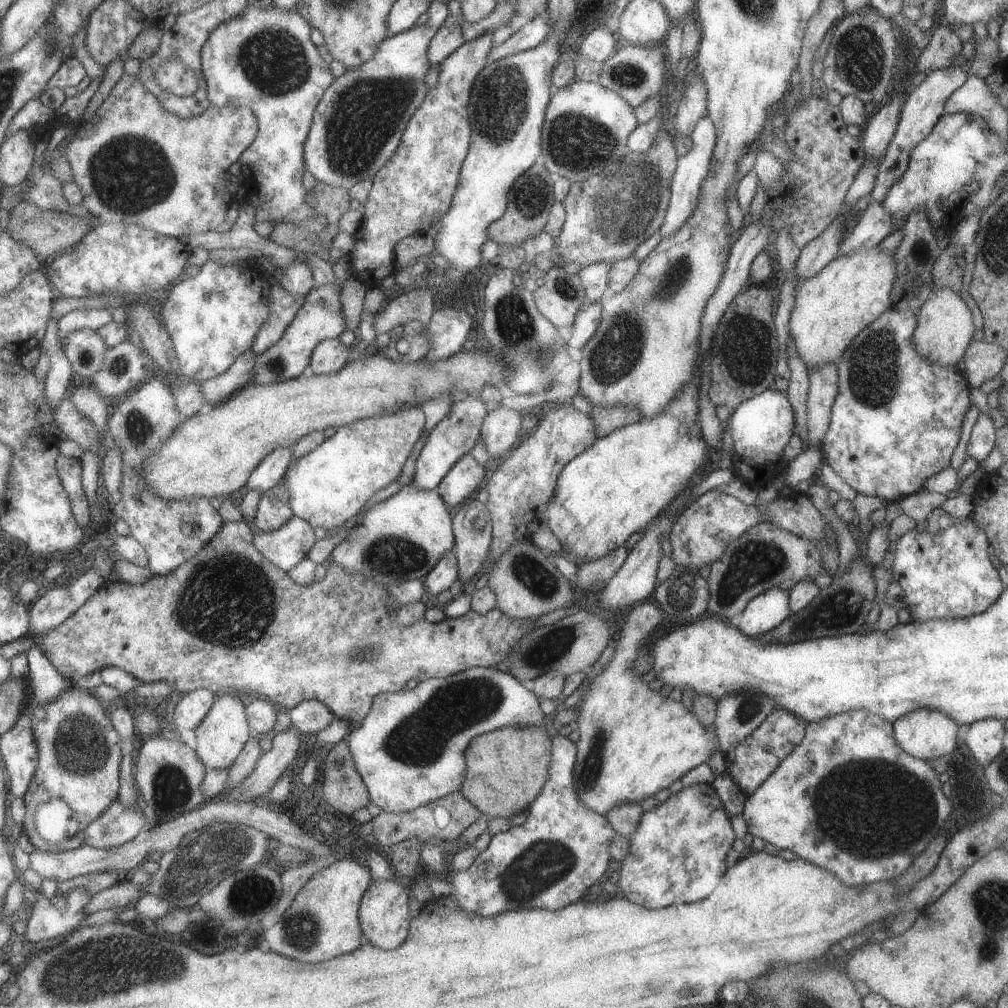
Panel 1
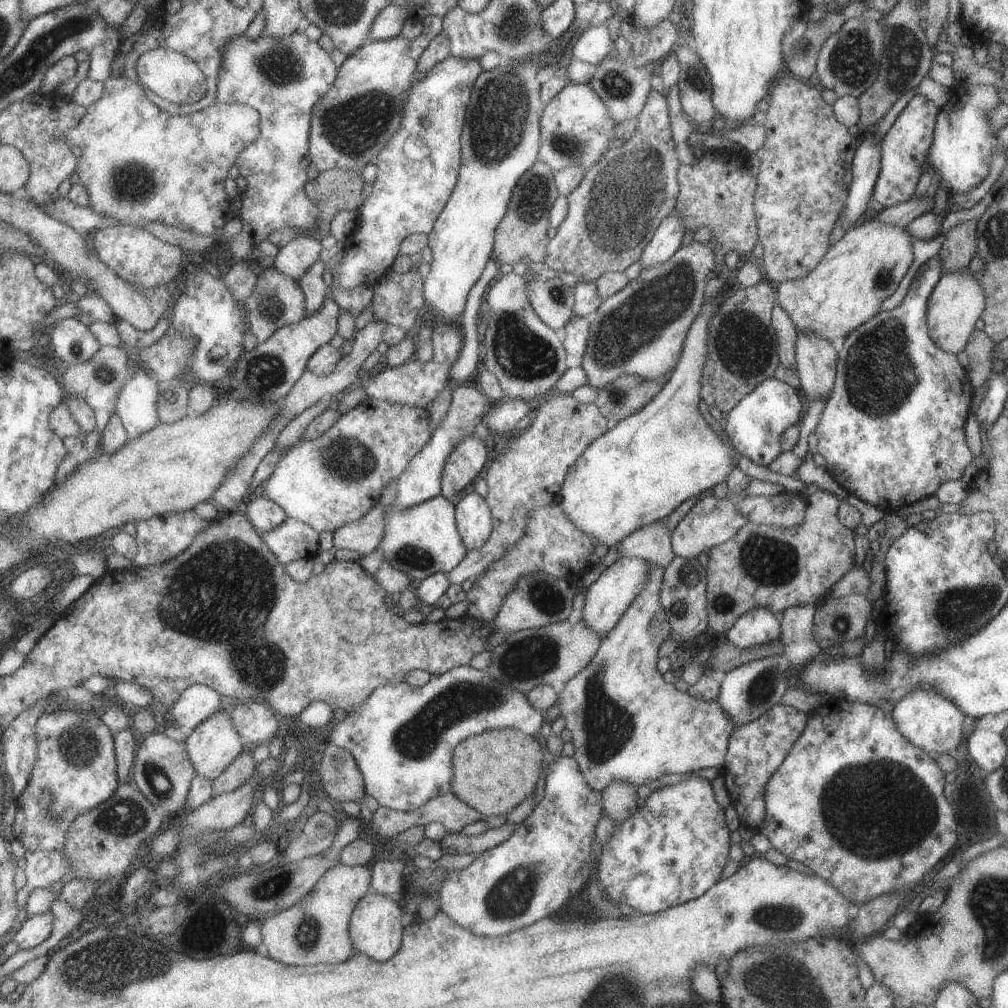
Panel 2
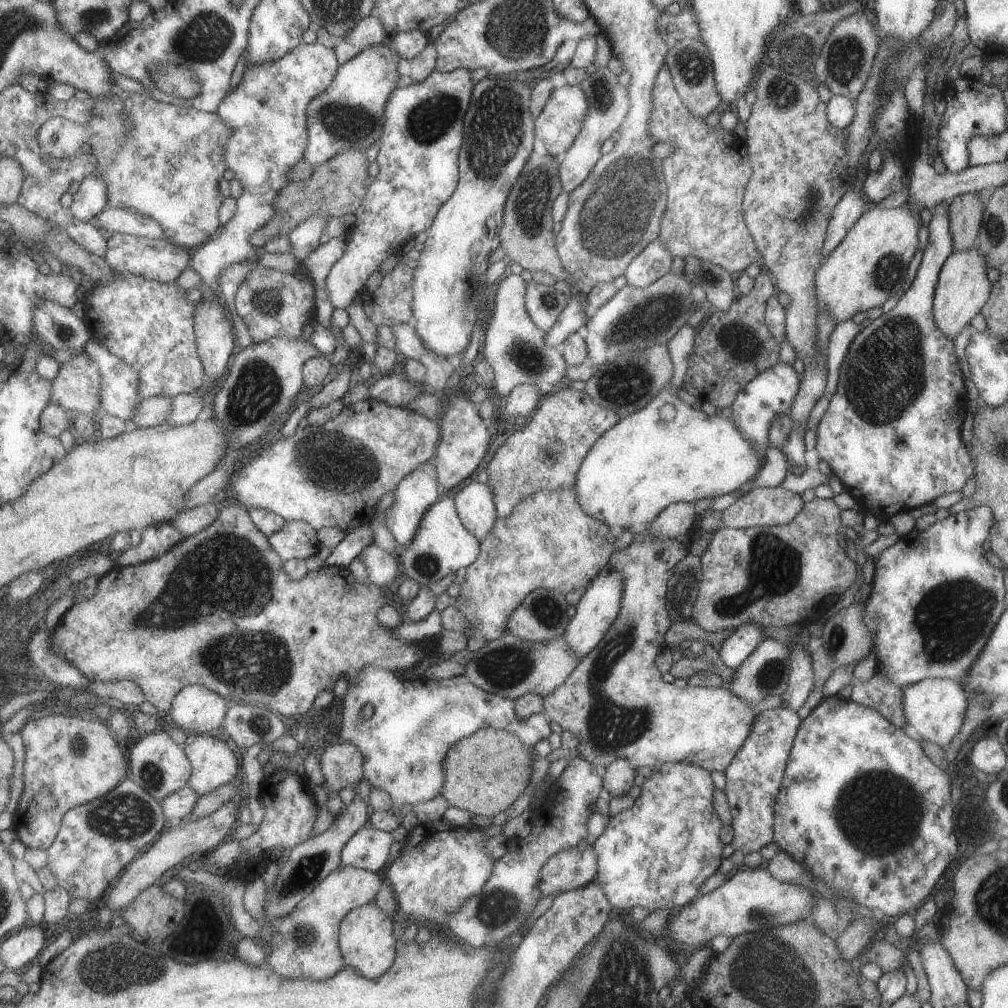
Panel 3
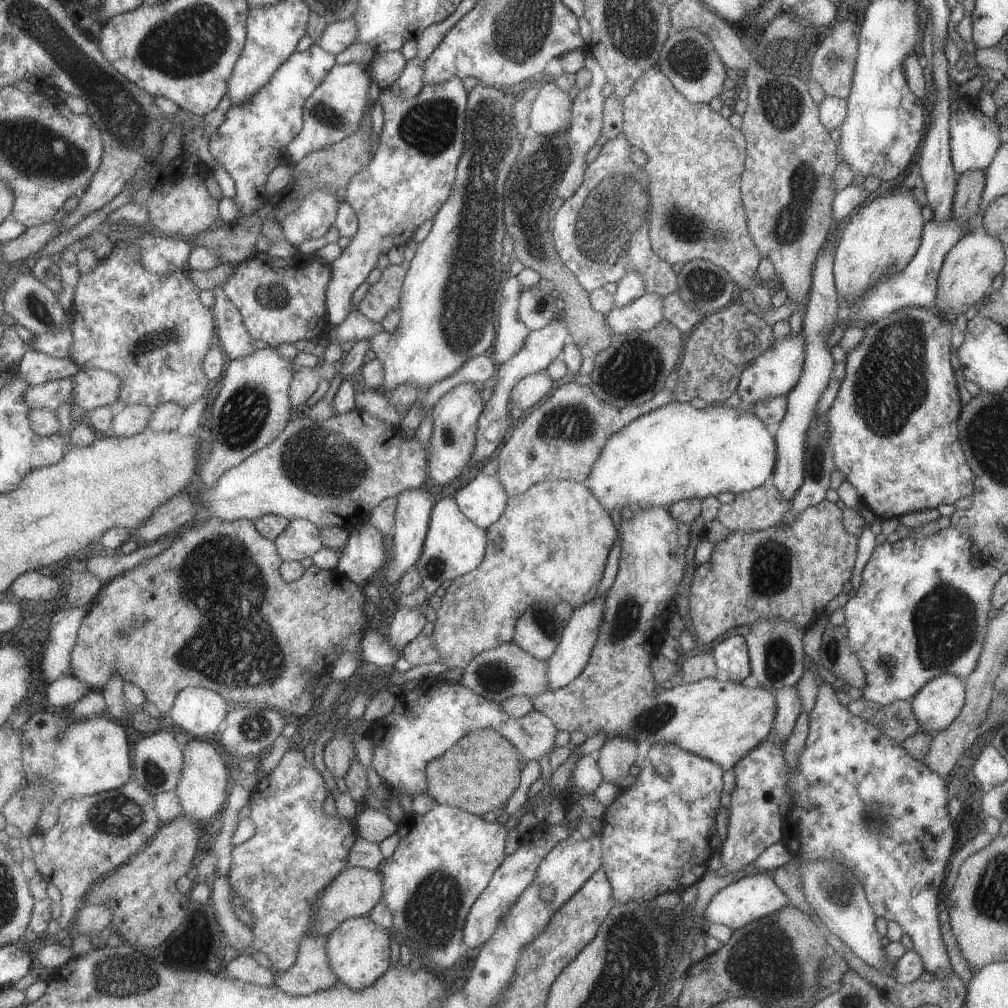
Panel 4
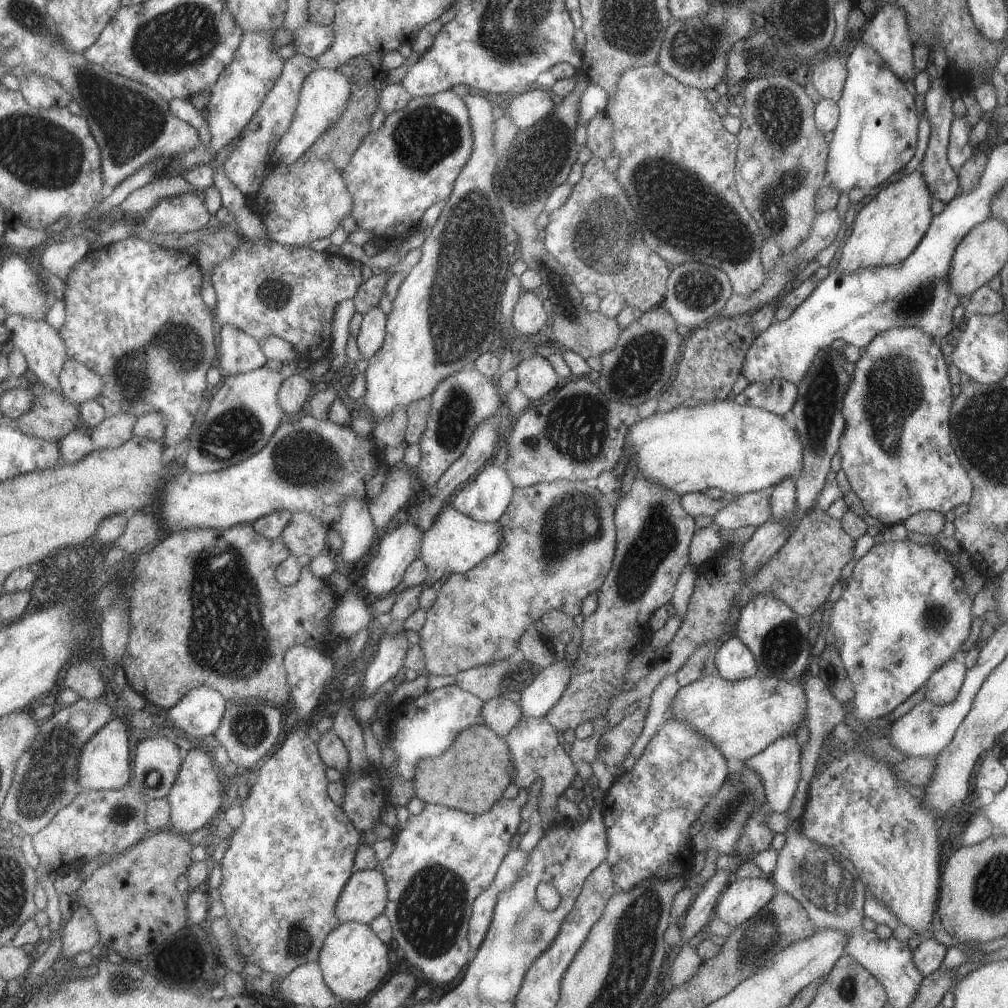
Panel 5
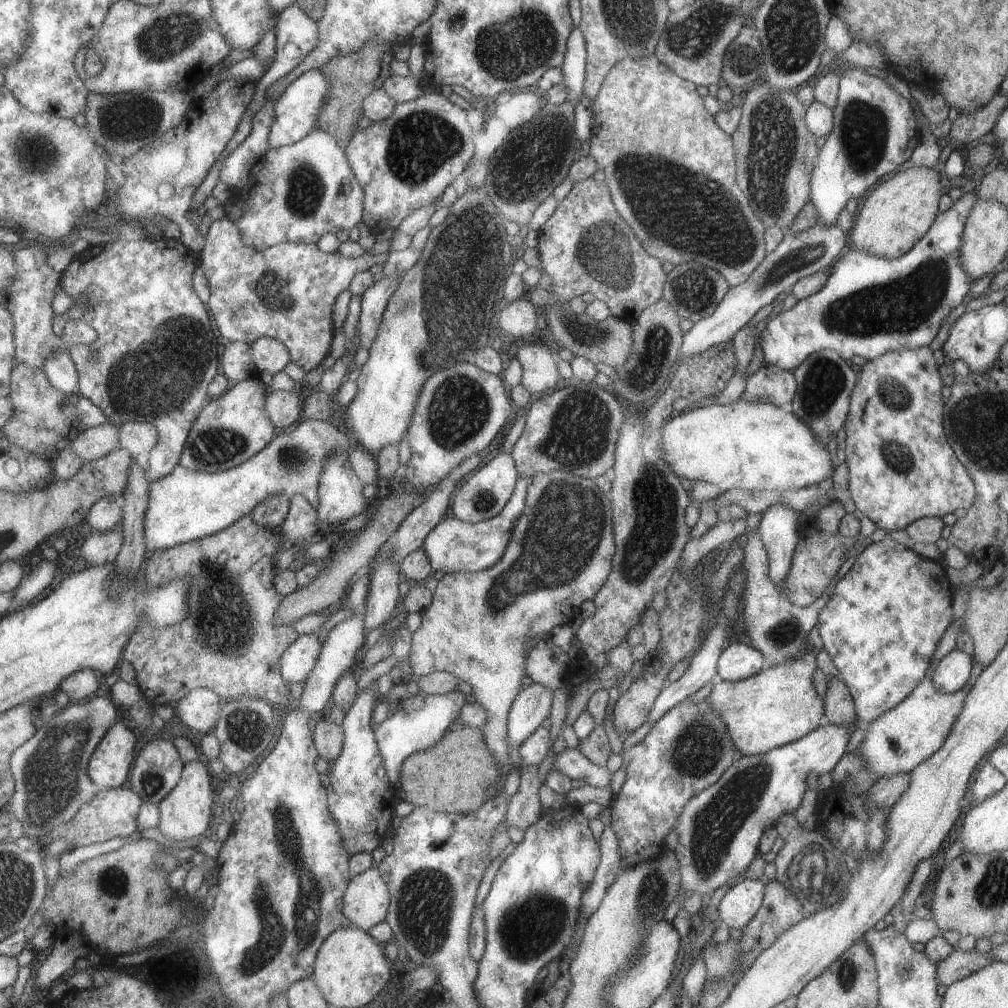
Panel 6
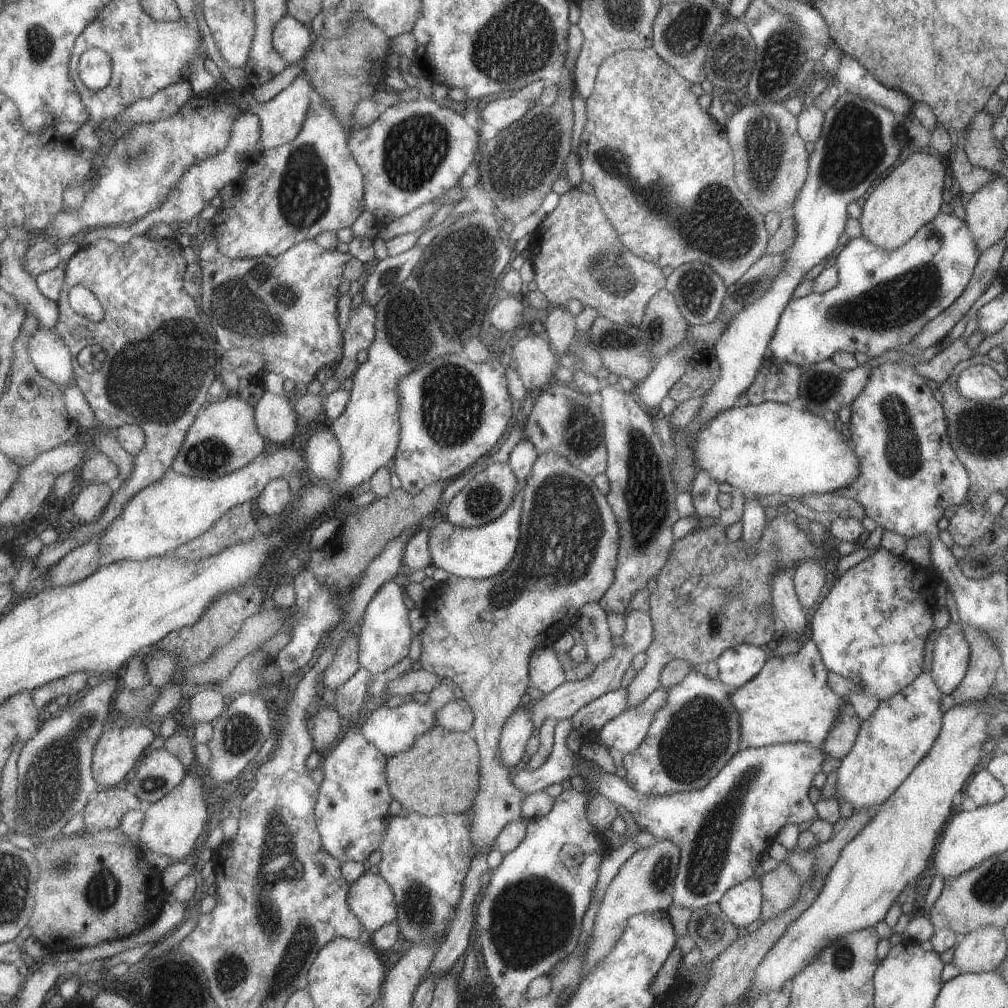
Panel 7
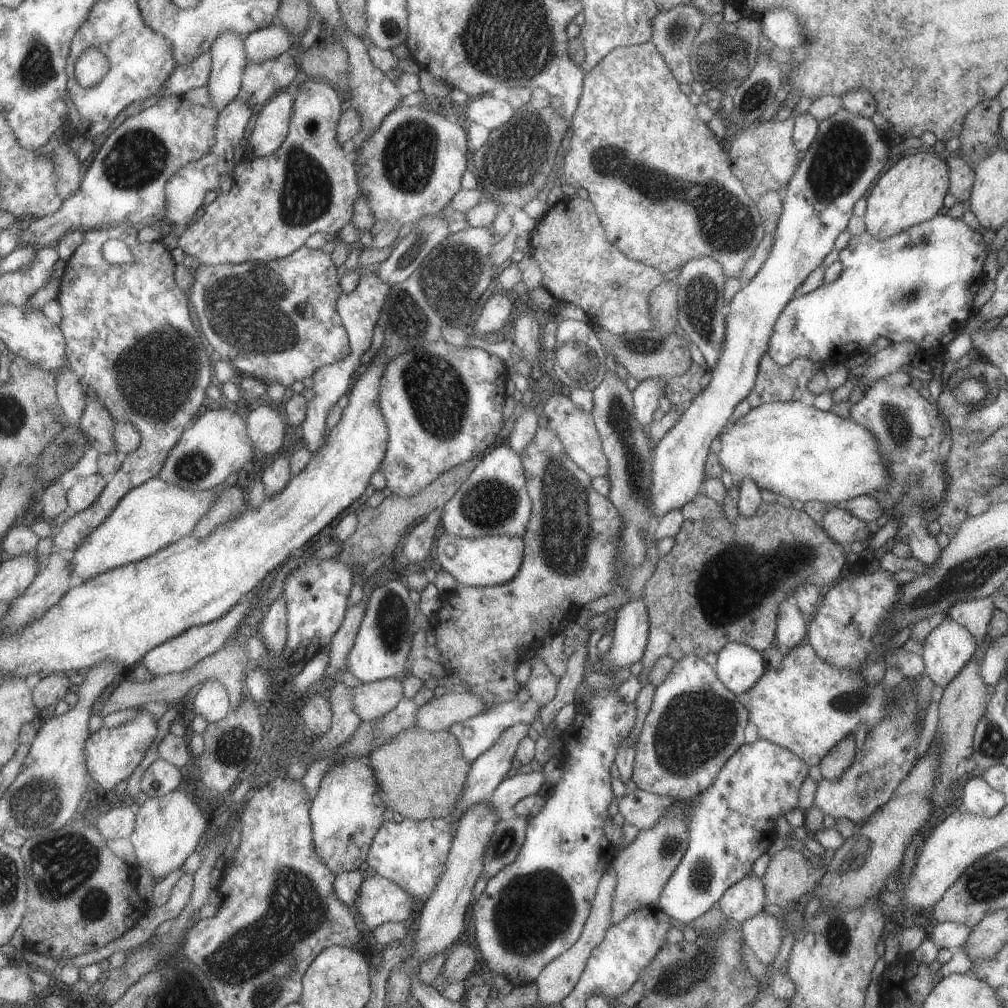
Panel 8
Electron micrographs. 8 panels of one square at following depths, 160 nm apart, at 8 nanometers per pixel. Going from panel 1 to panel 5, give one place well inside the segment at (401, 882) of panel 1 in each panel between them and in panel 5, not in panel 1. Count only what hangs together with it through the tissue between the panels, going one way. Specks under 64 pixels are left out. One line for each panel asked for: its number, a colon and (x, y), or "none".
2: (376, 928)
3: (368, 942)
4: (359, 949)
5: (355, 962)

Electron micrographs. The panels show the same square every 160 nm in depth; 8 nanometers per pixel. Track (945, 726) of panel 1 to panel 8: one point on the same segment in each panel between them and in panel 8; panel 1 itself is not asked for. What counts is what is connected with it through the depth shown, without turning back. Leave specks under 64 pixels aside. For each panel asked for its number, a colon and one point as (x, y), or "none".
2: (927, 720)
3: (934, 708)
4: (935, 705)
5: (942, 686)
6: (953, 670)
7: (950, 652)
8: (948, 647)

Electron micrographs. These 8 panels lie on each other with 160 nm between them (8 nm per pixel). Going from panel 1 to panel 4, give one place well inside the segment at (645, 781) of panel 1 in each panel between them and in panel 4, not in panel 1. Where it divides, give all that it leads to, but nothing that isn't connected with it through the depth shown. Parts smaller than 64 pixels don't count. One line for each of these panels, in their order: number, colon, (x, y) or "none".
2: (627, 724)
3: (615, 702)
4: (614, 695)

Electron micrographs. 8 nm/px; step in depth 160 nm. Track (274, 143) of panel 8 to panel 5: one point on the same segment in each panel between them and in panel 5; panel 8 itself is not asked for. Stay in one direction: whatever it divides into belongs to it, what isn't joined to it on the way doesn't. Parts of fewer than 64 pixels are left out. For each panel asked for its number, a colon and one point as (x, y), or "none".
5: (325, 97)
6: (297, 110)
7: (282, 118)

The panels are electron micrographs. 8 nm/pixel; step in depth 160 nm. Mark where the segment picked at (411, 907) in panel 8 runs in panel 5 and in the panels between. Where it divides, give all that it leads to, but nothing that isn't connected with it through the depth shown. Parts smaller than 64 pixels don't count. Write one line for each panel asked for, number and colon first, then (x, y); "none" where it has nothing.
5: (365, 897)
6: (367, 902)
7: (372, 899)

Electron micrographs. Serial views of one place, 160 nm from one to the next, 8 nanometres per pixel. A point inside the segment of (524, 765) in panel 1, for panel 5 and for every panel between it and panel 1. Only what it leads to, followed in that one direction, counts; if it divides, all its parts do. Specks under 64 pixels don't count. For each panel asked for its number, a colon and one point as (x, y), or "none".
2: (495, 771)
3: (487, 771)
4: (481, 772)
5: (478, 770)

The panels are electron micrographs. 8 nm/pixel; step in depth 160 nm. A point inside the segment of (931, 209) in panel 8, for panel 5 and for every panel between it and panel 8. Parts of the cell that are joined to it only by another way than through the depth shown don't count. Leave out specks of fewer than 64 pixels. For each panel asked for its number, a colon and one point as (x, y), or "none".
5: (885, 231)
6: (897, 213)
7: (910, 195)

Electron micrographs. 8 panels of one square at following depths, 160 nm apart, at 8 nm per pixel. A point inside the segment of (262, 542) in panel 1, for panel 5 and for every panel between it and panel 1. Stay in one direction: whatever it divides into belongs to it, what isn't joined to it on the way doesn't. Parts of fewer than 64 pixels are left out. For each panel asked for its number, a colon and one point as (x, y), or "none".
2: (293, 540)
3: (297, 539)
4: (302, 539)
5: (306, 535)

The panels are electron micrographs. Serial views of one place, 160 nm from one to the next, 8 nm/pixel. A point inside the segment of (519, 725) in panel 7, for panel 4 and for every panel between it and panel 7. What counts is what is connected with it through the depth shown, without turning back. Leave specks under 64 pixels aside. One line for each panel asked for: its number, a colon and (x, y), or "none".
4: (580, 634)
5: (549, 686)
6: (532, 708)

